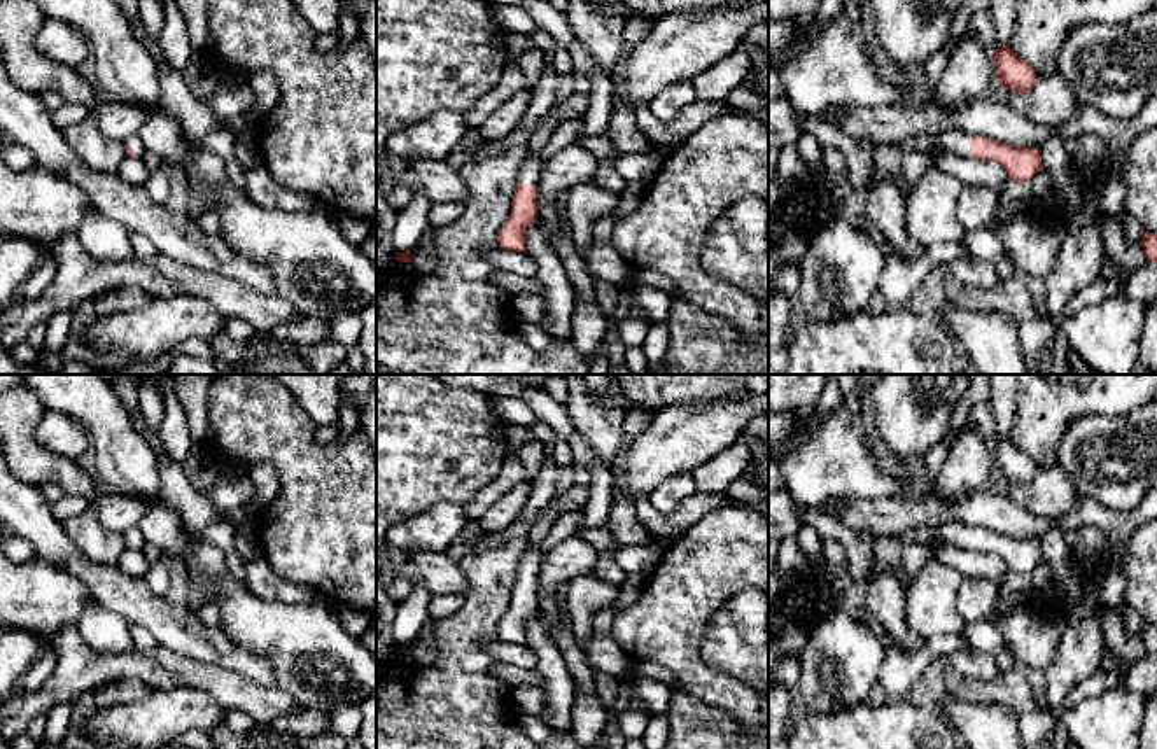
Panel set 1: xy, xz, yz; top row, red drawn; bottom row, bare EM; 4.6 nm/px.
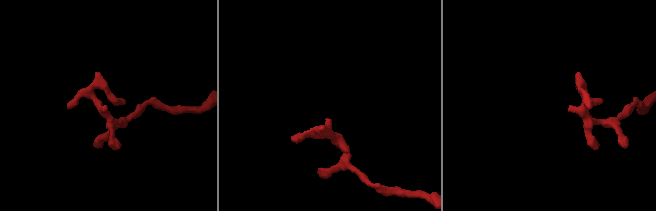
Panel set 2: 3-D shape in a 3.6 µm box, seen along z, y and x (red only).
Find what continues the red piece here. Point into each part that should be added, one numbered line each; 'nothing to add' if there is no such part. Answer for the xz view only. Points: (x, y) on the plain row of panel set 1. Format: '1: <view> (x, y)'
1: xz (529, 564)

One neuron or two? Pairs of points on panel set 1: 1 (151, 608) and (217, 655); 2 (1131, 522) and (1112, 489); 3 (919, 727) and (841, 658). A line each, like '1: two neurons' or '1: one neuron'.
1: one neuron
2: two neurons
3: two neurons

